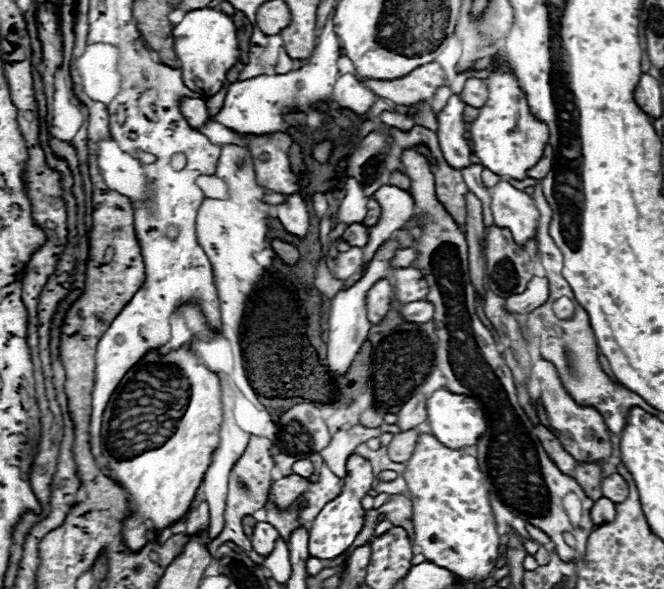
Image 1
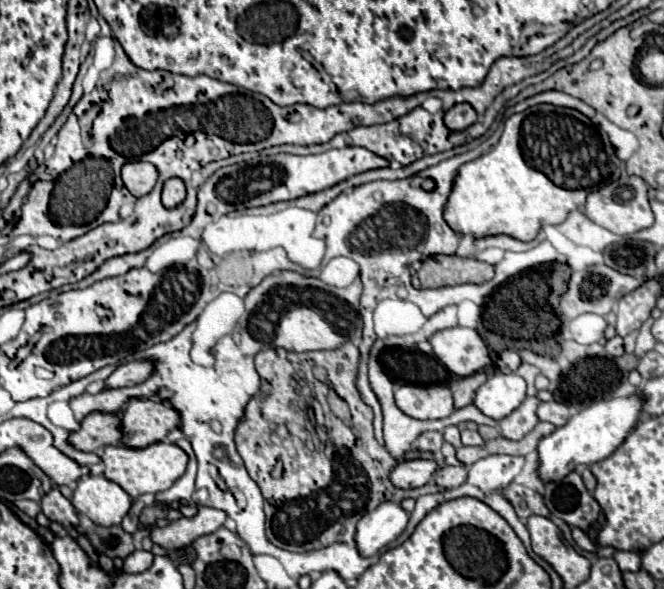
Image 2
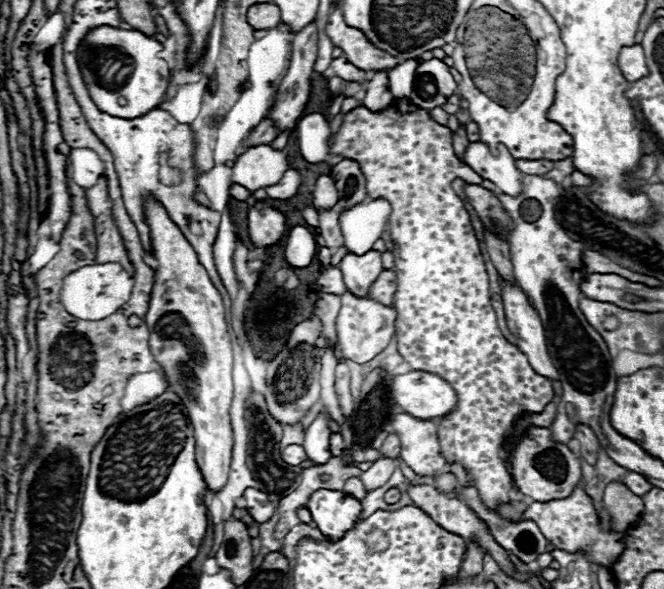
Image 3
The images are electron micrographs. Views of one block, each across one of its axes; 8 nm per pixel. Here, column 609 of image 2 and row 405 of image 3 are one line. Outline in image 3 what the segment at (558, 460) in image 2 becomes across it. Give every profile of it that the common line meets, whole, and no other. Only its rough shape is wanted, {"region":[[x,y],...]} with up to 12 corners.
{"region":[[414,370],[392,382],[392,400],[414,418],[456,408],[456,392]]}

